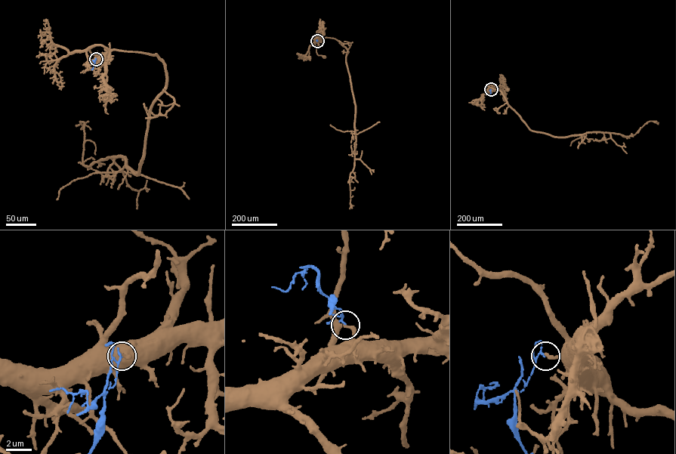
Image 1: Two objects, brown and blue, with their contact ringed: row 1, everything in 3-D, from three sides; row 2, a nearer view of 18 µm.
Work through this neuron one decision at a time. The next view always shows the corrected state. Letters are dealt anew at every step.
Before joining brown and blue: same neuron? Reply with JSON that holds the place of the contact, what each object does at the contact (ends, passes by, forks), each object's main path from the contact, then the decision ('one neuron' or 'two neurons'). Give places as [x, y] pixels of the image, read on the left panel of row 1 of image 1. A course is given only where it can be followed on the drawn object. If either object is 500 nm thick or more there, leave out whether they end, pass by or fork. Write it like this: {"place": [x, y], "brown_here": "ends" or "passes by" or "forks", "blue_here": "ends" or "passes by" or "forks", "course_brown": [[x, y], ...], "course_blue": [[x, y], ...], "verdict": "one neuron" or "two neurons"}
{"place": [96, 59], "brown_here": "ends", "blue_here": "ends", "course_brown": [[96, 58], [88, 57], [87, 50], [89, 47], [94, 55], [106, 56]], "course_blue": [[96, 59], [91, 69]], "verdict": "two neurons"}

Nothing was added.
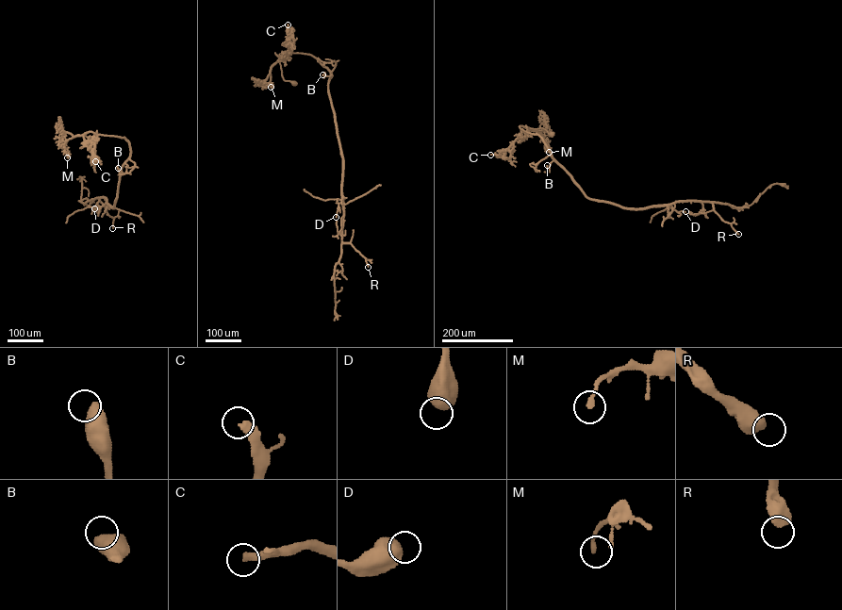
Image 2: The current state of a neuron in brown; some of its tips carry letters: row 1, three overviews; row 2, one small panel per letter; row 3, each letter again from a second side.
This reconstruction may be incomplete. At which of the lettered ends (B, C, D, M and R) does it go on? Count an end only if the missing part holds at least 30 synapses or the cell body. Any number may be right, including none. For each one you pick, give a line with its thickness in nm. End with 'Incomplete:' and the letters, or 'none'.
Incomplete: none

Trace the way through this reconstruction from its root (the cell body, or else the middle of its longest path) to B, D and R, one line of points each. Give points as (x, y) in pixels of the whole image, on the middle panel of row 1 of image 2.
B: (294, 83), (282, 75), (279, 60), (285, 52), (312, 55), (332, 75), (329, 80), (331, 75), (322, 74)
D: (294, 83), (282, 75), (285, 52), (312, 55), (332, 75), (342, 160), (336, 217)
R: (294, 83), (282, 75), (285, 52), (310, 54), (330, 72), (342, 157), (342, 241), (368, 267)

